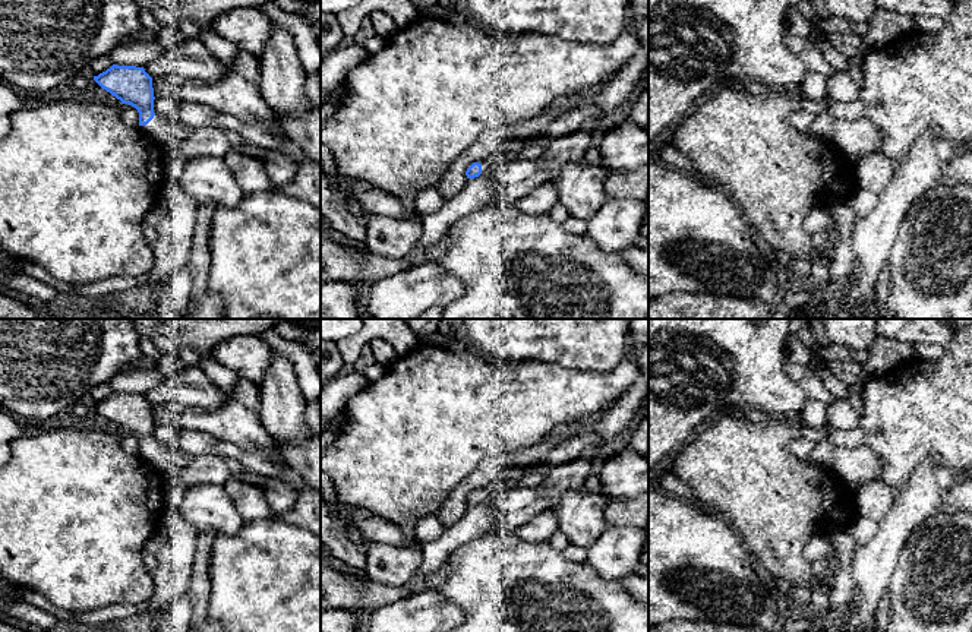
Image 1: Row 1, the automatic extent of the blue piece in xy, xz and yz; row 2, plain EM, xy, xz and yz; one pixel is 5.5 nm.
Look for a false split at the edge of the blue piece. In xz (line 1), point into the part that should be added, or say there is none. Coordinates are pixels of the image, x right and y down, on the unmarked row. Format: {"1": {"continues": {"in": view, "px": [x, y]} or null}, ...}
{"1": {"continues": {"in": "xz", "px": [486, 490]}}}

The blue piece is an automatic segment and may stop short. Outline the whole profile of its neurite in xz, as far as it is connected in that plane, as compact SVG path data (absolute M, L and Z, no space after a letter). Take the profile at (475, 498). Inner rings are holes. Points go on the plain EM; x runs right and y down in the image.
M486 486L486 487L473 490L466 499L467 506L483 503L487 499L487 496L495 490L498 490L498 486L490 486L490 487Z

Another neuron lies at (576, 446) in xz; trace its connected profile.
M603 408L593 415L580 421L580 432L569 437L568 440L556 445L546 458L547 467L564 465L581 458L590 446L602 445L602 439L590 430L590 426L600 421L603 413L608 408Z

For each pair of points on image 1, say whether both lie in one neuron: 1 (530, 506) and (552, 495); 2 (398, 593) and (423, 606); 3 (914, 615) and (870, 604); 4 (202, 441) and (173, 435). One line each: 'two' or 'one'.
1: one
2: two
3: two
4: two

